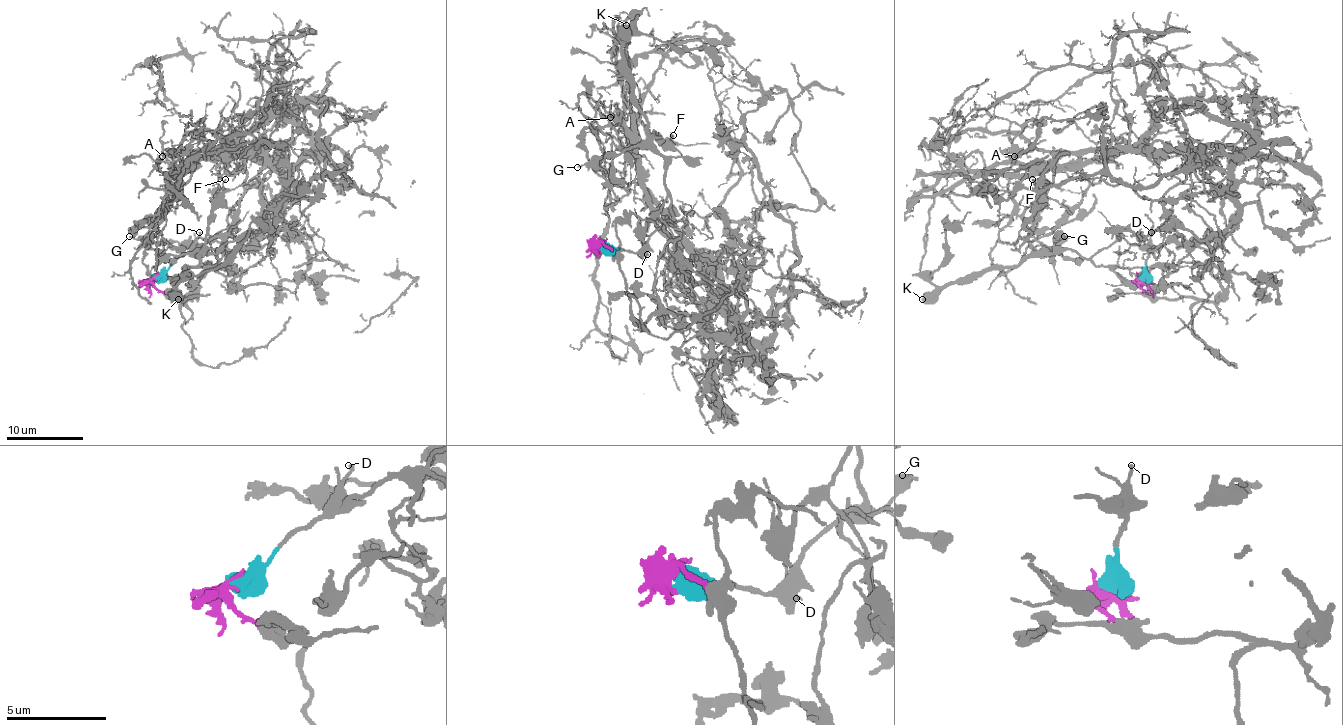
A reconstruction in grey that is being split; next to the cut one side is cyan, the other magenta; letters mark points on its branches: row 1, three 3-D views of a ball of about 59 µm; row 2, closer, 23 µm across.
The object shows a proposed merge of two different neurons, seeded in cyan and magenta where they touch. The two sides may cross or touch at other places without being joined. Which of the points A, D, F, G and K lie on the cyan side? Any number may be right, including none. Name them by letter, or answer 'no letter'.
D, F, G, K

